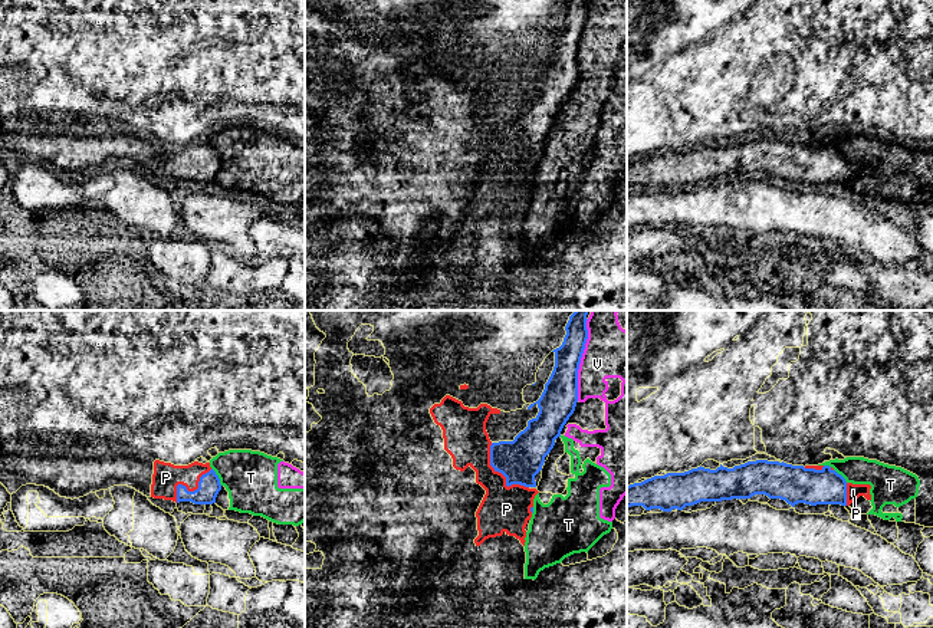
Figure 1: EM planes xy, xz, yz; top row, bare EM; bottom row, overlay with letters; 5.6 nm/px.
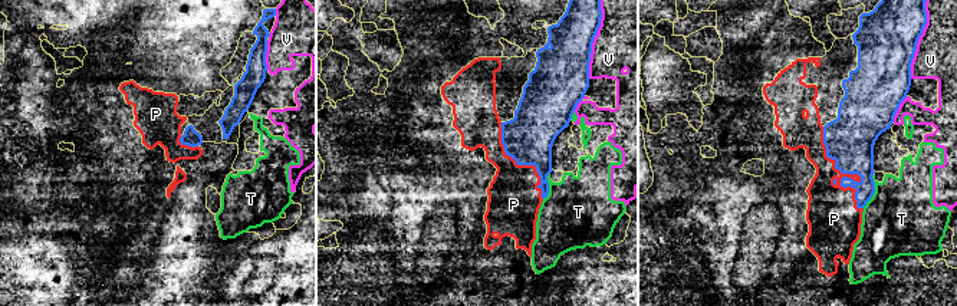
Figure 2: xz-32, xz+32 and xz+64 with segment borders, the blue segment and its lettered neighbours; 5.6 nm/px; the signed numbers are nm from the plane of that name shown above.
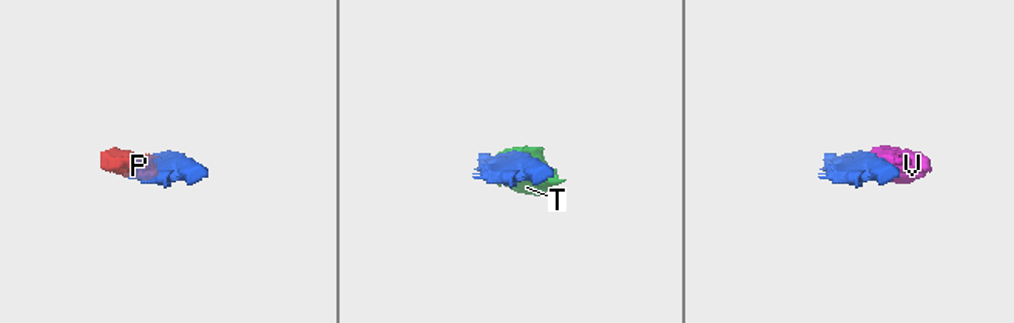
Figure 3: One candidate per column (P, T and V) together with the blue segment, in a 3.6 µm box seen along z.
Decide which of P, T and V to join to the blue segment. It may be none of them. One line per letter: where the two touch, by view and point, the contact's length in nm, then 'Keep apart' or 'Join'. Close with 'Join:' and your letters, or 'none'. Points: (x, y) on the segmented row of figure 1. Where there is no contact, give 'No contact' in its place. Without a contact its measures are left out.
P: Touches blue at xz (502, 473). Shared border 340 nm. Join
T: Touches blue at xy (217, 476). Shared border 120 nm. Keep apart
V: Touches blue at xz (580, 359). Shared border 460 nm. Keep apart
Join: P

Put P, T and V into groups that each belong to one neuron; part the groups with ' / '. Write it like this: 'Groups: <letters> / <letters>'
Groups: P / T V

